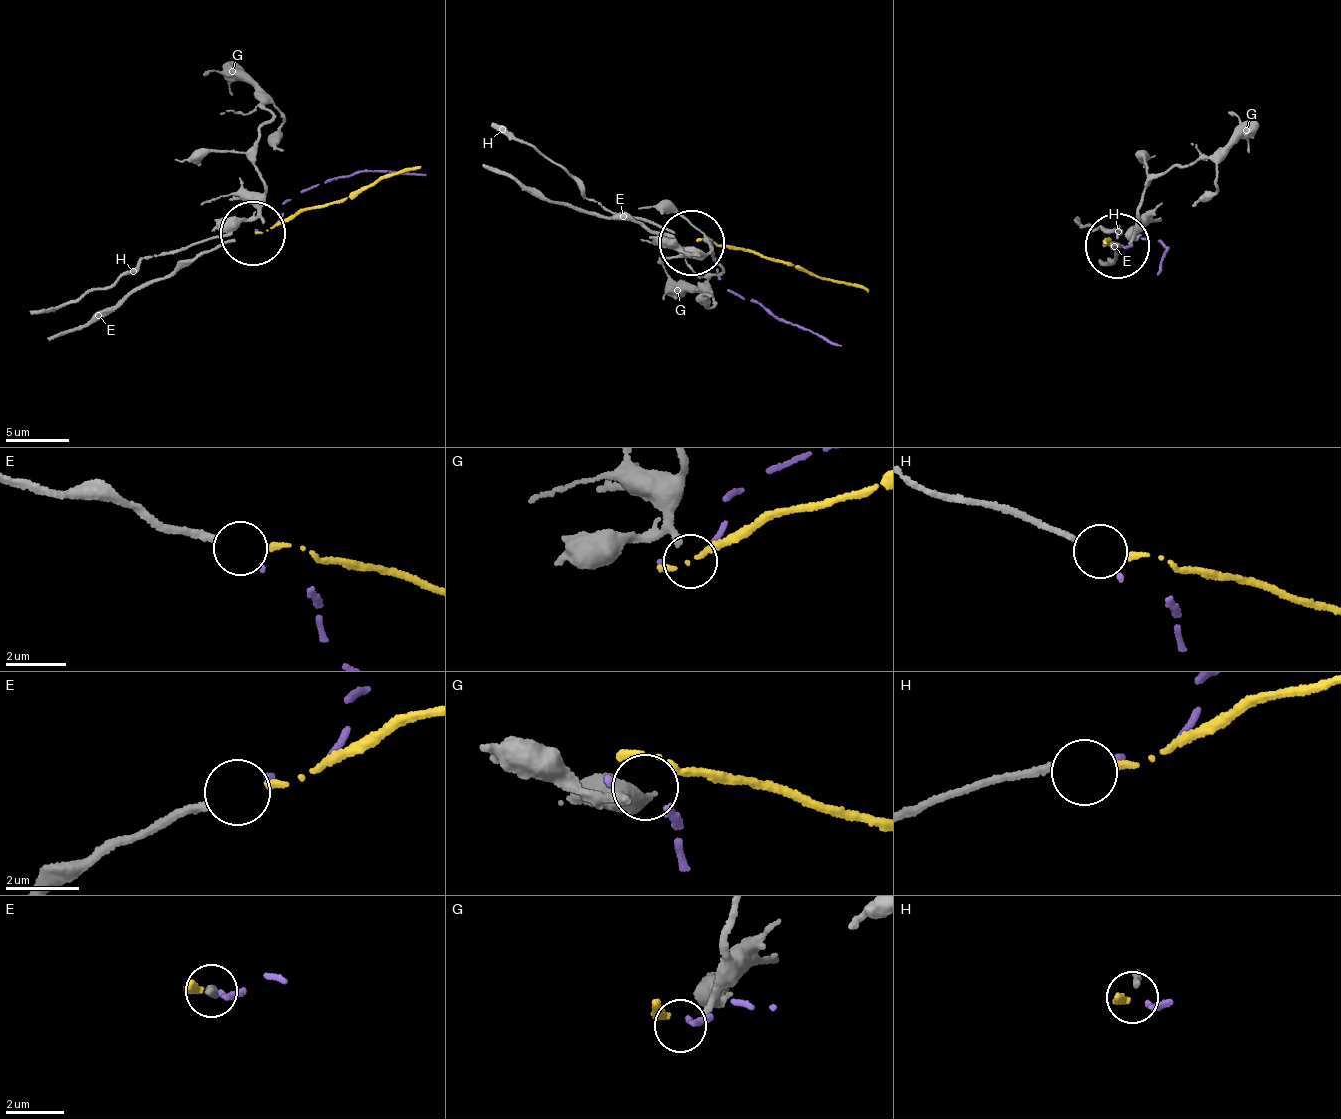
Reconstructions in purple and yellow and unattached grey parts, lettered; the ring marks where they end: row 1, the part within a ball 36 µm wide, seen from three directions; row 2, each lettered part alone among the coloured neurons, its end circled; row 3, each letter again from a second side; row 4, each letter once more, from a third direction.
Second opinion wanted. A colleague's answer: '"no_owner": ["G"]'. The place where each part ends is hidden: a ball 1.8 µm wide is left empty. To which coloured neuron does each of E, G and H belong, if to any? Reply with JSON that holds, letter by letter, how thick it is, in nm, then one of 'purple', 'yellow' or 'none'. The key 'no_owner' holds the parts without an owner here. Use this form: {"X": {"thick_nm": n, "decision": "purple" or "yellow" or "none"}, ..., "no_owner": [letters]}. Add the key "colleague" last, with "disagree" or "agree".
{"E": {"thick_nm": 240, "decision": "yellow"}, "G": {"thick_nm": 150, "decision": "none"}, "H": {"thick_nm": 190, "decision": "purple"}, "no_owner": ["G"], "colleague": "agree"}

